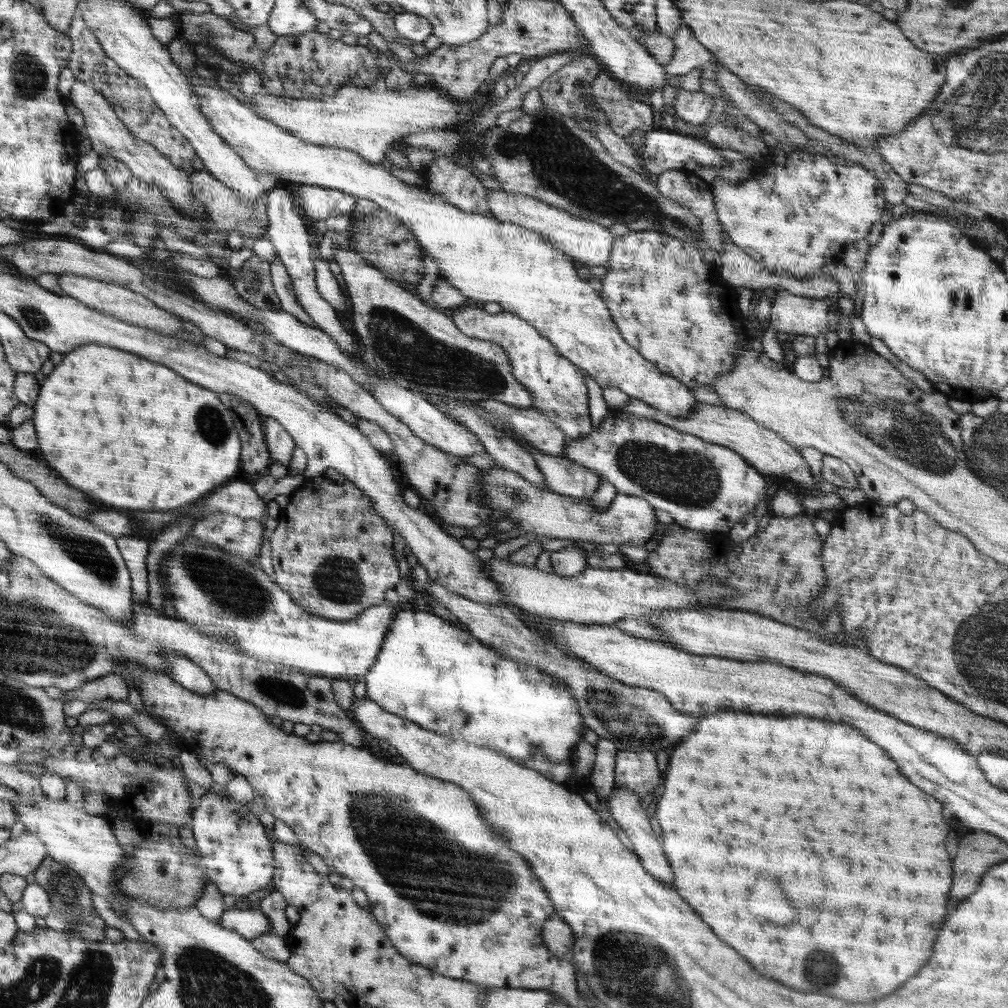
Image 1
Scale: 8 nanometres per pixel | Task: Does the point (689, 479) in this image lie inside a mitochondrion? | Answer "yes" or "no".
yes

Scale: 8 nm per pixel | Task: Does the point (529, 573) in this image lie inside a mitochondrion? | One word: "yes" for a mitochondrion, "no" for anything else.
no

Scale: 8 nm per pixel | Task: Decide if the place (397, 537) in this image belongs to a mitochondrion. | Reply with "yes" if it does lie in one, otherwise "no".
no

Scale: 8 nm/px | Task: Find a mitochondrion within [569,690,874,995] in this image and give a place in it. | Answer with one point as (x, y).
(810, 957)

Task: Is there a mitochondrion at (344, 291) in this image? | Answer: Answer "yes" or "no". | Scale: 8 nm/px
no

